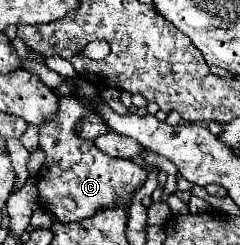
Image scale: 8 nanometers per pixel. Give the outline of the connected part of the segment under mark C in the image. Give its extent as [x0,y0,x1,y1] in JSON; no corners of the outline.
[37,95,147,223]

